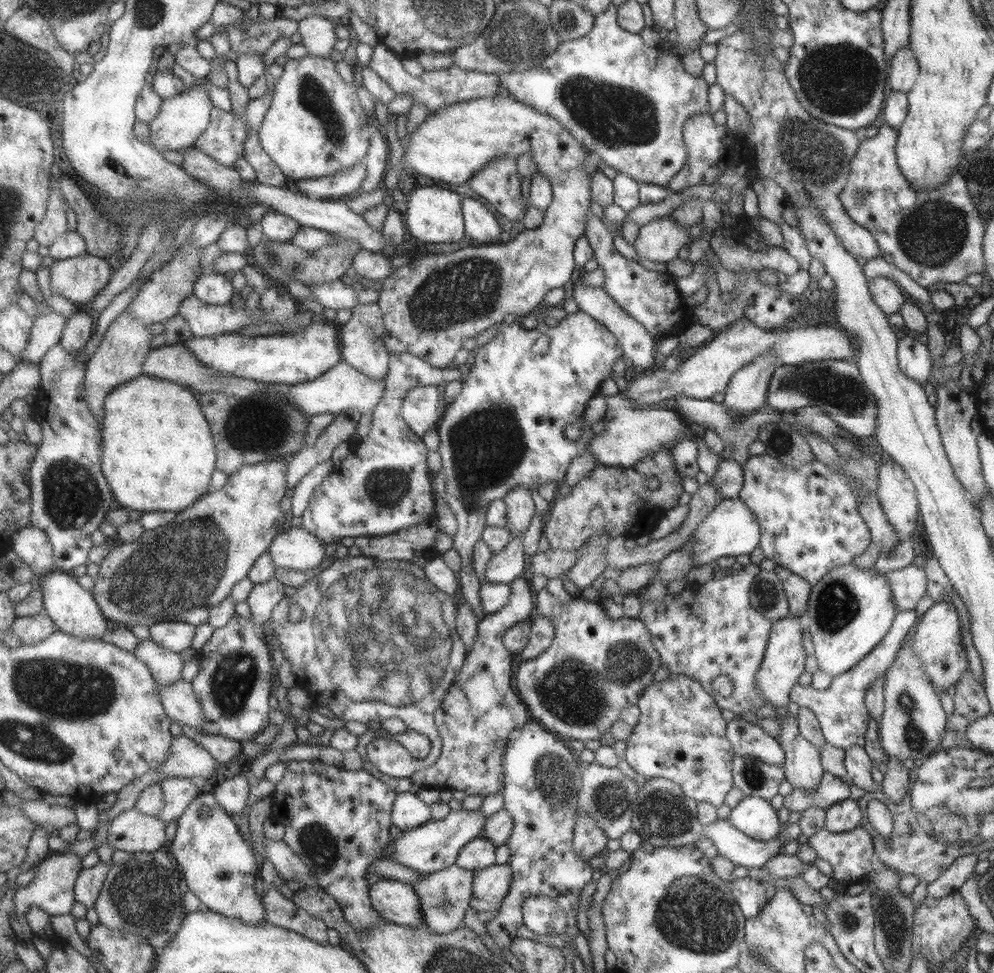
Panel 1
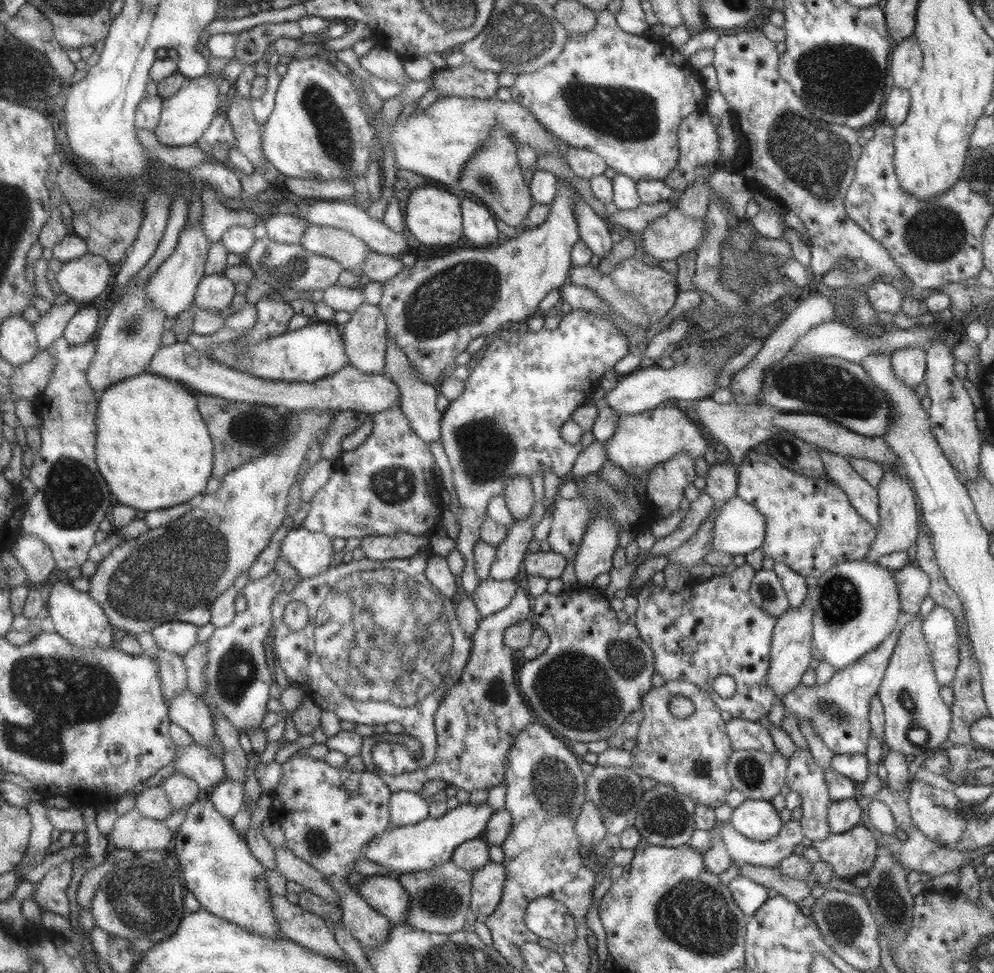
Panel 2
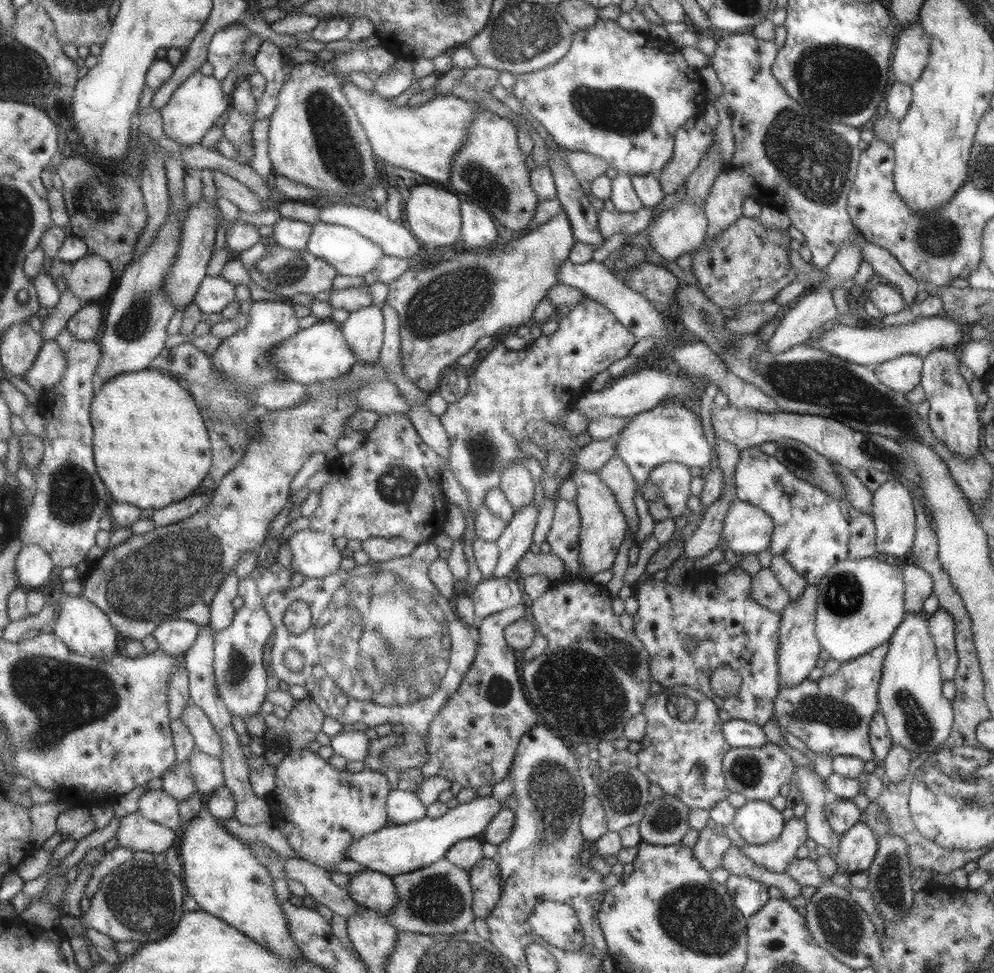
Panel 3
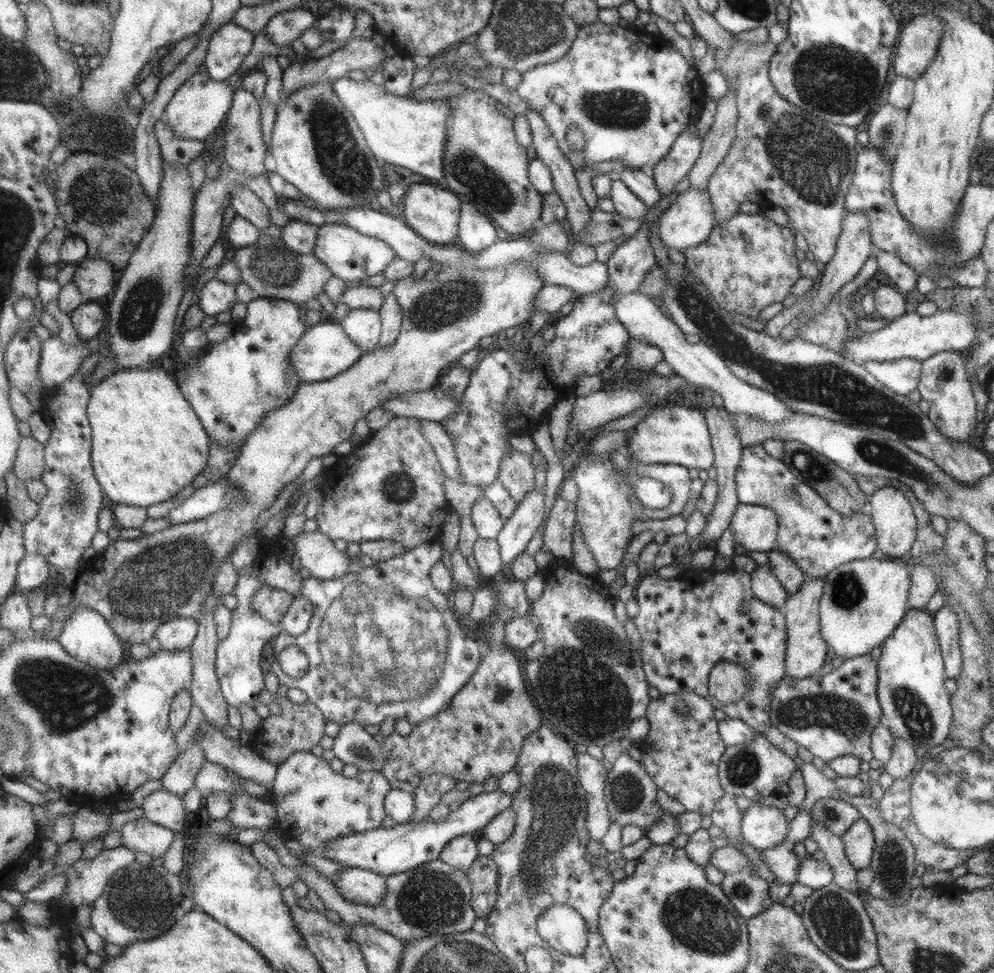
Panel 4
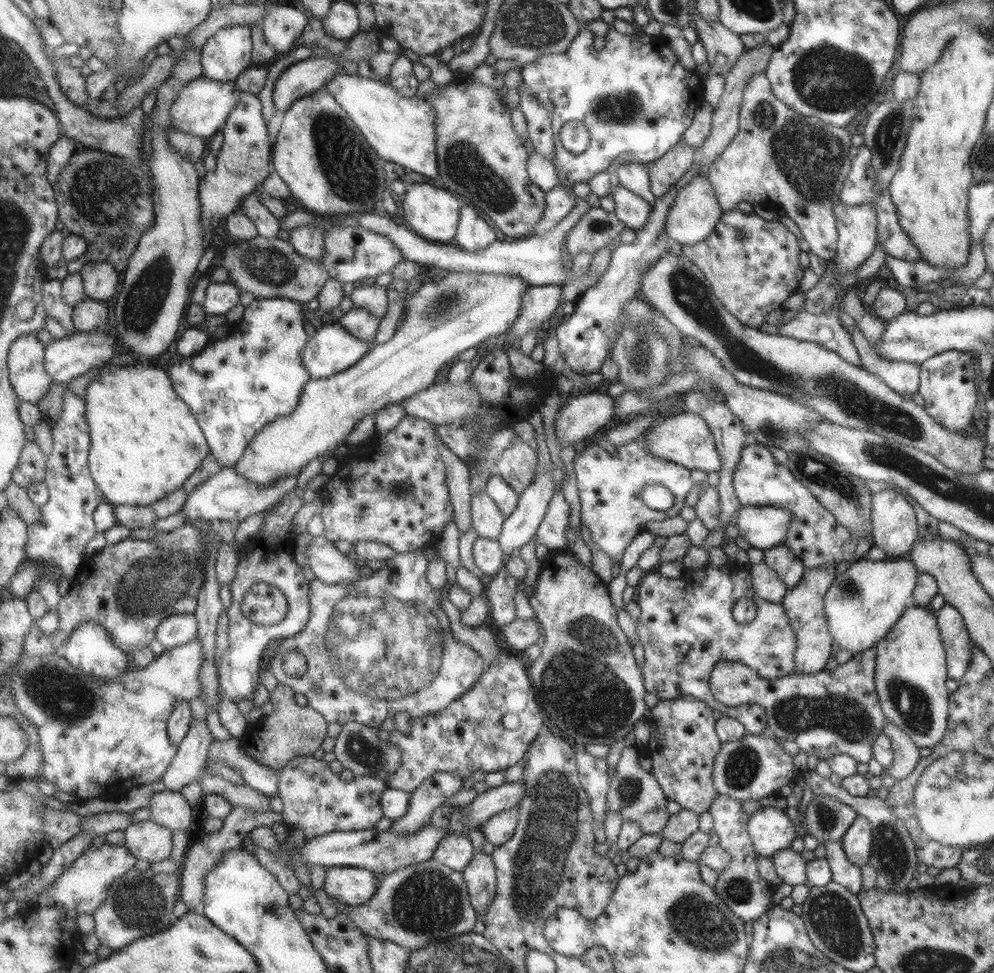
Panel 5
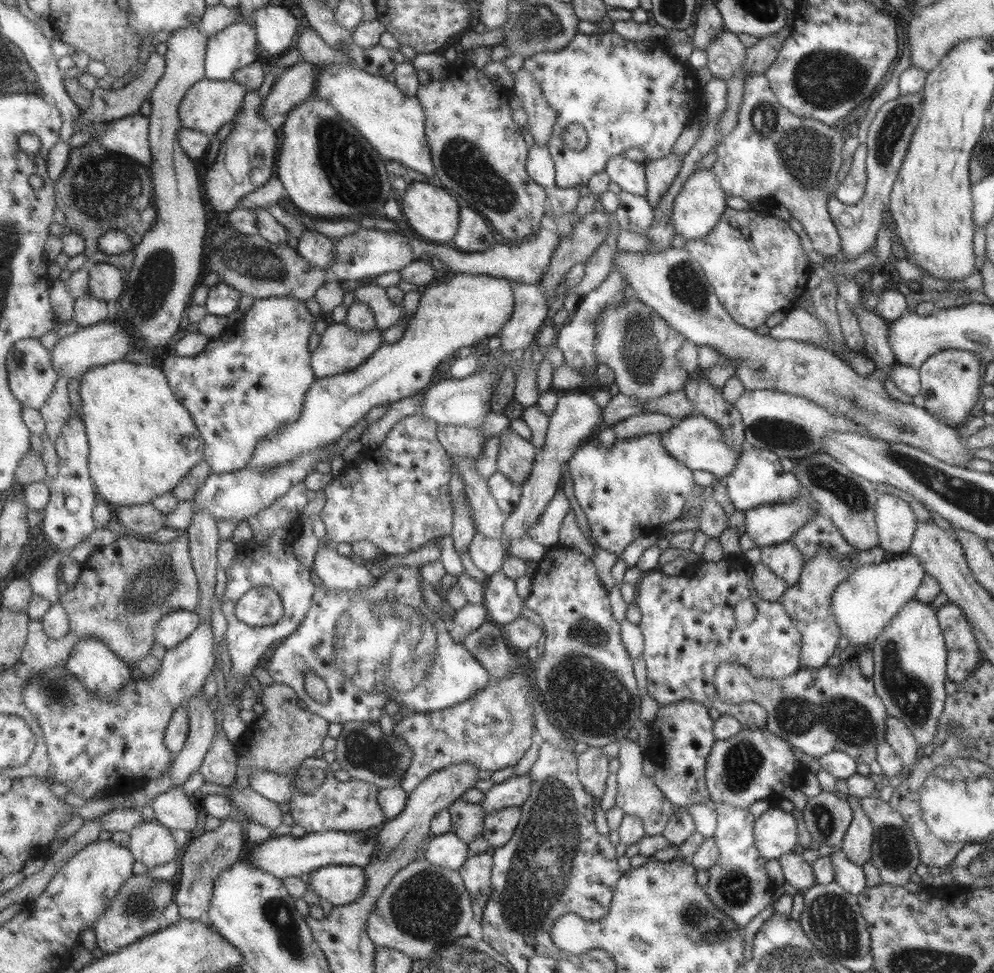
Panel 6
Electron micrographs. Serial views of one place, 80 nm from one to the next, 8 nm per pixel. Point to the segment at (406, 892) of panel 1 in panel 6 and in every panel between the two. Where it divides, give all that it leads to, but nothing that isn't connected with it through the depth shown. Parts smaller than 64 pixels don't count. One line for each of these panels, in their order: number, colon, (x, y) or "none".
2: (384, 894)
3: (372, 890)
4: (356, 885)
5: (349, 886)
6: (337, 884)

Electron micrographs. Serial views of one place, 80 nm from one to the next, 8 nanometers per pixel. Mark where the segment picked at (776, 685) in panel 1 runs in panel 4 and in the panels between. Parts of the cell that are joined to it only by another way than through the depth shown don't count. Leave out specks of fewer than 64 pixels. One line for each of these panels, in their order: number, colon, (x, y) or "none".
2: (790, 652)
3: (798, 649)
4: (805, 651)

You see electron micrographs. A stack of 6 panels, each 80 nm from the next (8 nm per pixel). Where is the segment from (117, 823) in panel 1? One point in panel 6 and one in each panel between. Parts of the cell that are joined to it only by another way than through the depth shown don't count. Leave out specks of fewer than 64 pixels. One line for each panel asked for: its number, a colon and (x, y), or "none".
2: (134, 831)
3: (136, 832)
4: (141, 835)
5: (149, 840)
6: (152, 844)

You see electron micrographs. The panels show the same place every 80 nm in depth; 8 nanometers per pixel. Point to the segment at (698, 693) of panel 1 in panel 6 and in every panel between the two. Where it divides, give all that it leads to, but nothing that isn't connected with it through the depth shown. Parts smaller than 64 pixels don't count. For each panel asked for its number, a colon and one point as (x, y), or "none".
2: (690, 755)
3: (684, 758)
4: (680, 753)
5: (682, 743)
6: (681, 733)

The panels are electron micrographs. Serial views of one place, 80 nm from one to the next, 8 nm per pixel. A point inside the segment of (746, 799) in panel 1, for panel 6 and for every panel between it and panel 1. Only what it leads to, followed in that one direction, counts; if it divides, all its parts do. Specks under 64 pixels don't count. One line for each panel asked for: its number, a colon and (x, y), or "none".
2: (758, 820)
3: (757, 822)
4: (761, 827)
5: (771, 830)
6: (775, 832)

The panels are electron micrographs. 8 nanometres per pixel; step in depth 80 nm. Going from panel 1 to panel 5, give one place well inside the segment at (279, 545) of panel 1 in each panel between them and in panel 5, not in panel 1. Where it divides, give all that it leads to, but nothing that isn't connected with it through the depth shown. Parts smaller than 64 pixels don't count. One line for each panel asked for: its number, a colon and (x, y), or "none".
2: (309, 553)
3: (313, 554)
4: (314, 551)
5: (330, 566)

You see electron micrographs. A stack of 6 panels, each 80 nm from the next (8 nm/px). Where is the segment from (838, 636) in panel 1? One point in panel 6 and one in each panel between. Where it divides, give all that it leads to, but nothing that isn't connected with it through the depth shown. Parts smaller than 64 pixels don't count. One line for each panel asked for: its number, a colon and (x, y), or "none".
2: (855, 604)
3: (860, 602)
4: (862, 601)
5: (861, 604)
6: (862, 604)

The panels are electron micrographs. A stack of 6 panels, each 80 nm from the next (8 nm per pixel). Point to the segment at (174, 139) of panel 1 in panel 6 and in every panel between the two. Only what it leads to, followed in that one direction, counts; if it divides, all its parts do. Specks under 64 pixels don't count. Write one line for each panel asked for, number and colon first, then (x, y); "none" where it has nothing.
2: (185, 116)
3: (198, 104)
4: (199, 107)
5: (203, 106)
6: (208, 104)

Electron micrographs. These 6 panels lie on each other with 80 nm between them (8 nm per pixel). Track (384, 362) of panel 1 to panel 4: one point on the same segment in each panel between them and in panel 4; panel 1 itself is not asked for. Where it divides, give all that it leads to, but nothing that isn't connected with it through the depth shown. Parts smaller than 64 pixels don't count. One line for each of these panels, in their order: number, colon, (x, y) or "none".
2: (364, 336)
3: (363, 328)
4: (362, 326)

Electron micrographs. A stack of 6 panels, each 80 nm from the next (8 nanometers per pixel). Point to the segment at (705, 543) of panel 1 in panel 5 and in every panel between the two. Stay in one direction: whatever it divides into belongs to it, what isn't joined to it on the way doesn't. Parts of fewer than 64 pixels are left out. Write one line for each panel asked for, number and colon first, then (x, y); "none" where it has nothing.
2: (738, 528)
3: (746, 529)
4: (754, 527)
5: (763, 527)

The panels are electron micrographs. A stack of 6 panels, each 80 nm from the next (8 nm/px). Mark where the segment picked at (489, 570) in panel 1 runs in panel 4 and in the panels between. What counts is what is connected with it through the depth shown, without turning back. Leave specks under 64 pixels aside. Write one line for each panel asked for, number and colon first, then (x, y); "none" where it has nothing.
2: (510, 552)
3: (512, 543)
4: (517, 530)

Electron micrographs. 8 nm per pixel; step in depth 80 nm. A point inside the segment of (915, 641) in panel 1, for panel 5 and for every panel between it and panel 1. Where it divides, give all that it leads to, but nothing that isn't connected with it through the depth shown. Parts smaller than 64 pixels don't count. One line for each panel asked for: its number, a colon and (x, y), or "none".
2: (938, 628)
3: (941, 624)
4: (945, 621)
5: (957, 645)

